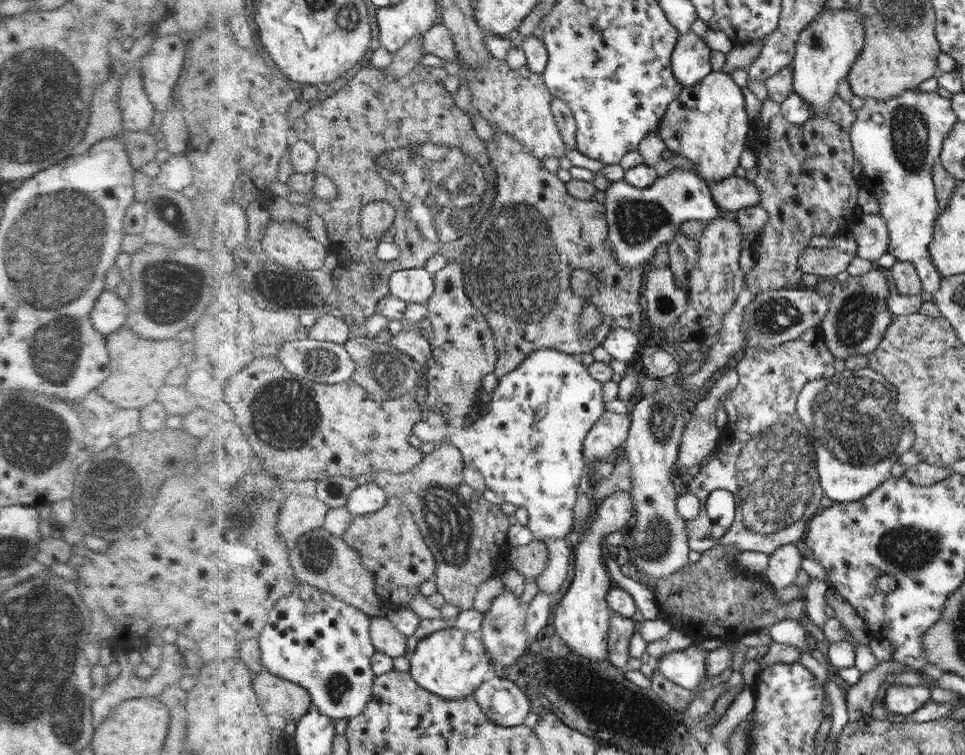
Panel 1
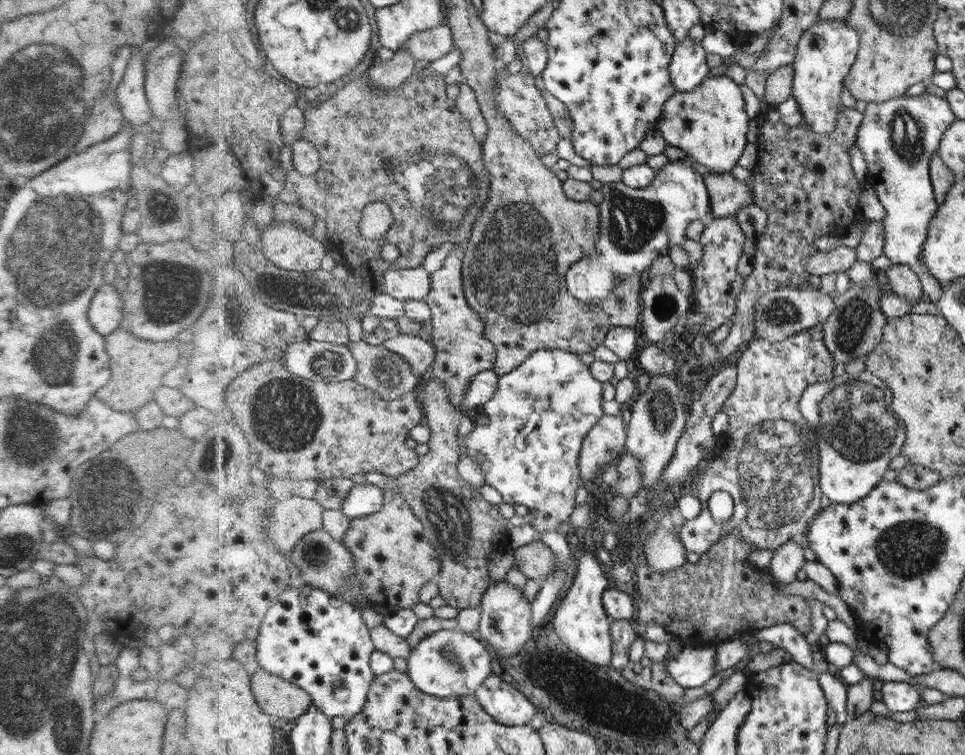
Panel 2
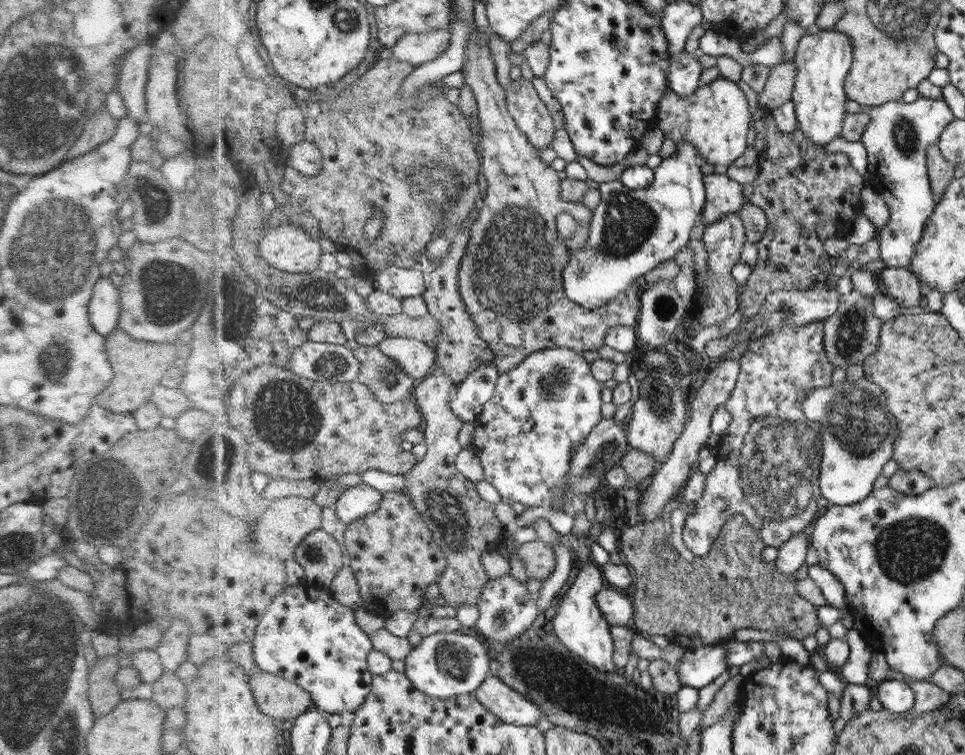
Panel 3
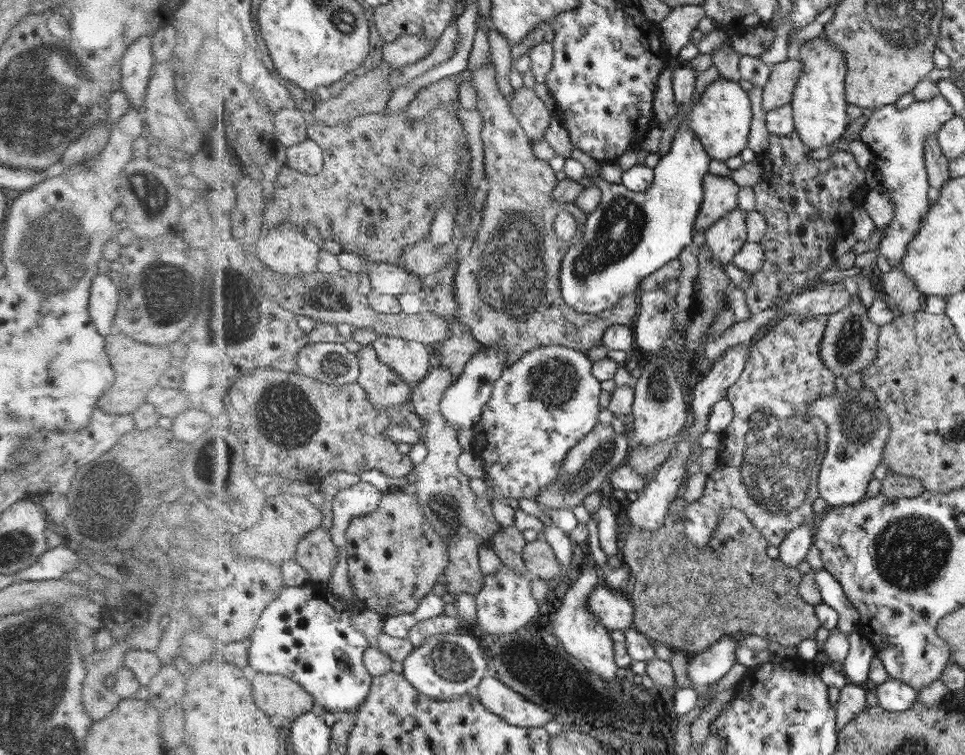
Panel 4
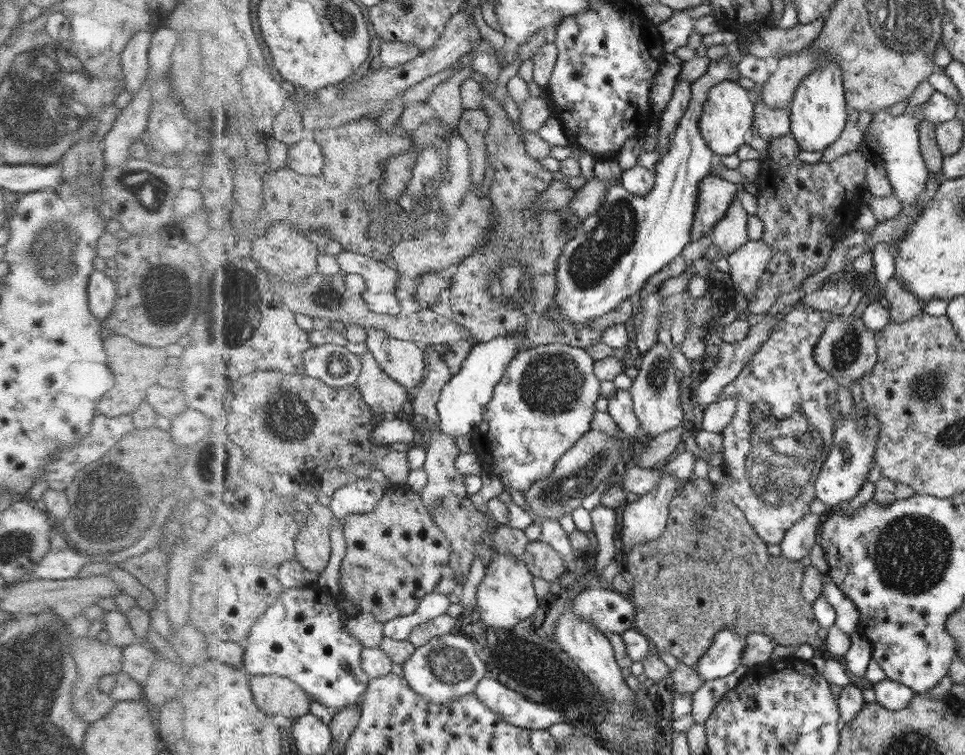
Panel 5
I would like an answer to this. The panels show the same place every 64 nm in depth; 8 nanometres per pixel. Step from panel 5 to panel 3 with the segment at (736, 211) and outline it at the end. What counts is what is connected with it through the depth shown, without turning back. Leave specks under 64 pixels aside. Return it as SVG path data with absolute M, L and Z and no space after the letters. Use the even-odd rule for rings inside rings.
M738 212L727 214L716 222L705 225L701 241L704 242L708 251L707 266L710 266L710 269L708 269L708 273L705 276L703 274L702 277L697 276L697 293L702 291L702 282L707 283L708 289L704 293L706 297L702 297L701 299L699 295L696 295L696 302L701 305L702 310L700 310L700 316L698 317L689 316L688 325L694 329L702 329L706 326L711 329L712 326L723 325L724 319L727 316L732 316L738 309L736 300L739 286L734 281L730 271L732 270L732 266L739 261L744 242L747 241L745 228Z

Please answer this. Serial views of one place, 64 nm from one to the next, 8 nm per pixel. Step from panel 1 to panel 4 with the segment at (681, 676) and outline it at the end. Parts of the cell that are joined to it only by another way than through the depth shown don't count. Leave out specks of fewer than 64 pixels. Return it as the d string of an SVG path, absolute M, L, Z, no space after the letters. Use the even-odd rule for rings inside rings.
M724 635L712 646L688 659L687 671L692 686L702 689L730 674L730 669L736 663L737 643L732 635Z

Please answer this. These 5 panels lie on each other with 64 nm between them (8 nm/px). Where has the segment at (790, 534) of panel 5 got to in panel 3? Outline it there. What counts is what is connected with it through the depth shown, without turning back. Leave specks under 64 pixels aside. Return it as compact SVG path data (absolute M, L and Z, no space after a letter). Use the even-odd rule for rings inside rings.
M803 530L797 536L789 538L784 544L777 547L778 554L775 560L777 569L787 577L791 577L805 563L808 550L809 532Z

